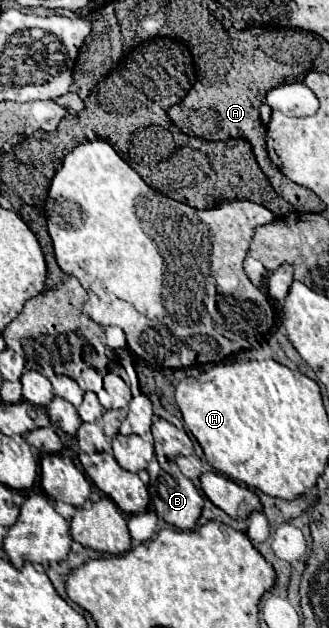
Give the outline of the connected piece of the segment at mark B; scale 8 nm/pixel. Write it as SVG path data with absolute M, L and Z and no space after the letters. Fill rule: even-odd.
M152 460L148 464L148 474L150 474L150 484L148 484L148 492L150 492L150 500L154 504L154 510L158 516L162 516L168 524L180 528L180 530L188 530L194 528L200 514L202 514L202 506L204 506L204 498L202 494L196 490L196 486L180 472L180 468L176 466L176 462L166 460Z

